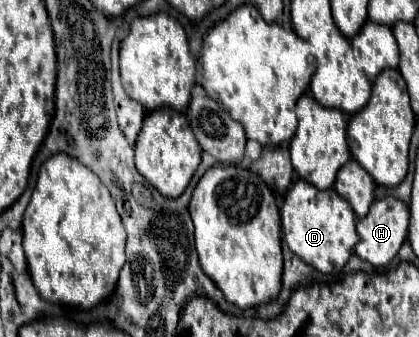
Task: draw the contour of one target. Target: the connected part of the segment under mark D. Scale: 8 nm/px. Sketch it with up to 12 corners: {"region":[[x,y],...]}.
{"region":[[296,180],[280,220],[288,248],[338,274],[356,214],[336,190]]}

